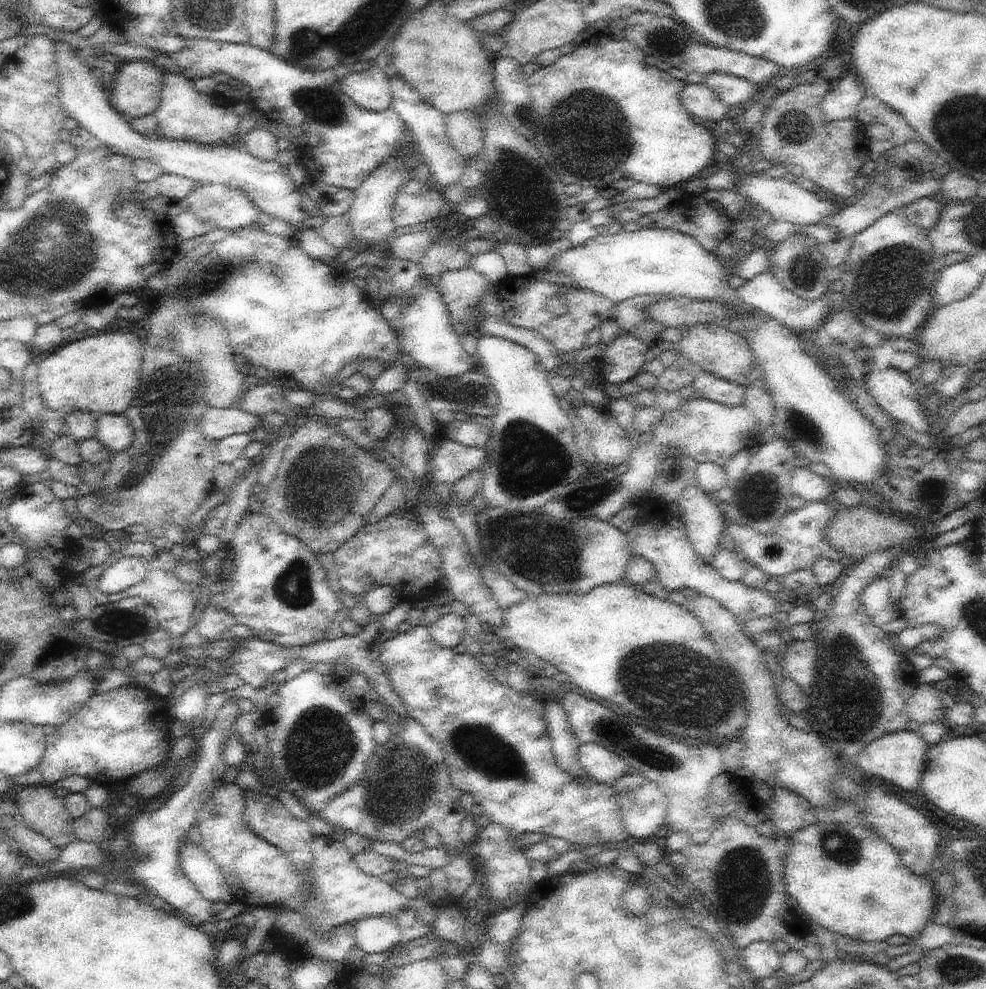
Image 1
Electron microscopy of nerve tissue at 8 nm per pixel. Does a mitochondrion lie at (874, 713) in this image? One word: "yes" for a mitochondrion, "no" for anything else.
yes

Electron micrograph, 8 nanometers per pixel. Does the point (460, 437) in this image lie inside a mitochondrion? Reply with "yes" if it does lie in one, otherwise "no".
no

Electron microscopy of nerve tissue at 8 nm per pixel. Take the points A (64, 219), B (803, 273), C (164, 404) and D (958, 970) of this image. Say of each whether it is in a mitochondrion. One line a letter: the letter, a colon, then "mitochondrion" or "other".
A: mitochondrion
B: mitochondrion
C: mitochondrion
D: mitochondrion

